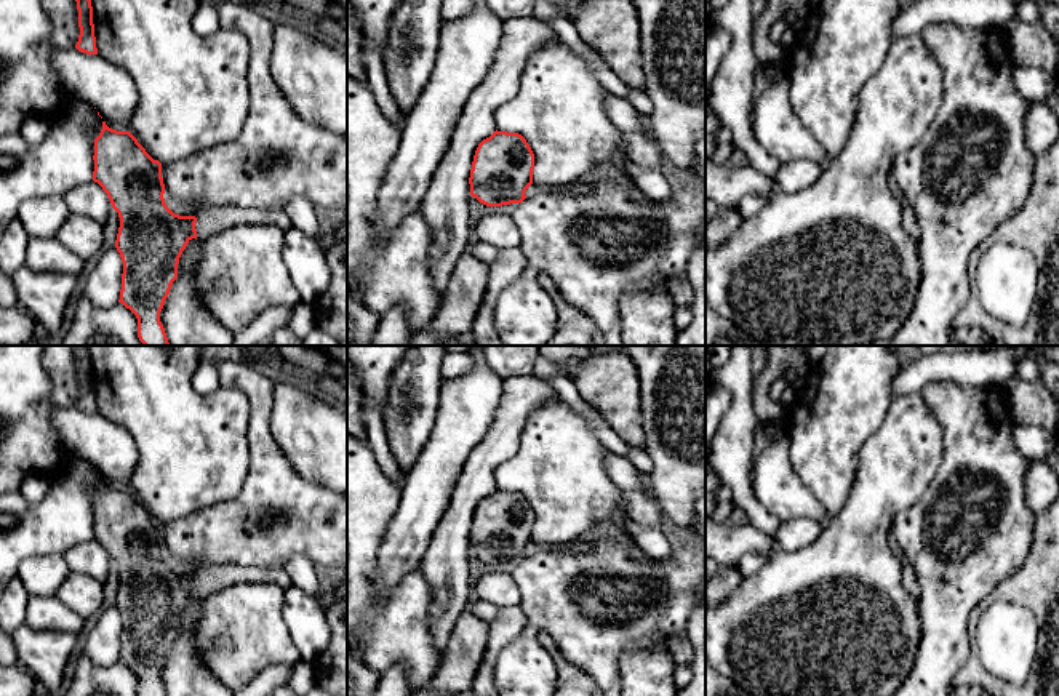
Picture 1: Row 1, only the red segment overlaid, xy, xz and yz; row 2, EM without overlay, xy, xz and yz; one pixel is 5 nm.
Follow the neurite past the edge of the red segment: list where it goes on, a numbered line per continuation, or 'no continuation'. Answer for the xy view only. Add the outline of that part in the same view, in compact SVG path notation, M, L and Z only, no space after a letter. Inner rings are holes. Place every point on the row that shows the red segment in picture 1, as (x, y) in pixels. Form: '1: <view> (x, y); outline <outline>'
1: xy (213, 220); outline M232 205L203 206L195 213L197 238L203 240L238 224L272 224L288 232L293 227L283 208L240 208Z

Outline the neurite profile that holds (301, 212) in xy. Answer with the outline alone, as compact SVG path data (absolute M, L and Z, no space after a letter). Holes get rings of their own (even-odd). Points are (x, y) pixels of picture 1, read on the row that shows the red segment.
M293 197L286 202L283 210L290 216L294 227L307 234L315 243L322 240L323 232L320 230L315 210L310 202L304 197Z

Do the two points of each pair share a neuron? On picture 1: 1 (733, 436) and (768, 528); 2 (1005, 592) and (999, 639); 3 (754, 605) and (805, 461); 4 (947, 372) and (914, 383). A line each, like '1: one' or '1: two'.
1: one
2: two
3: two
4: one

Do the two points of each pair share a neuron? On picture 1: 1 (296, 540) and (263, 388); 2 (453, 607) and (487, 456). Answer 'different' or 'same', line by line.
1: same
2: same

